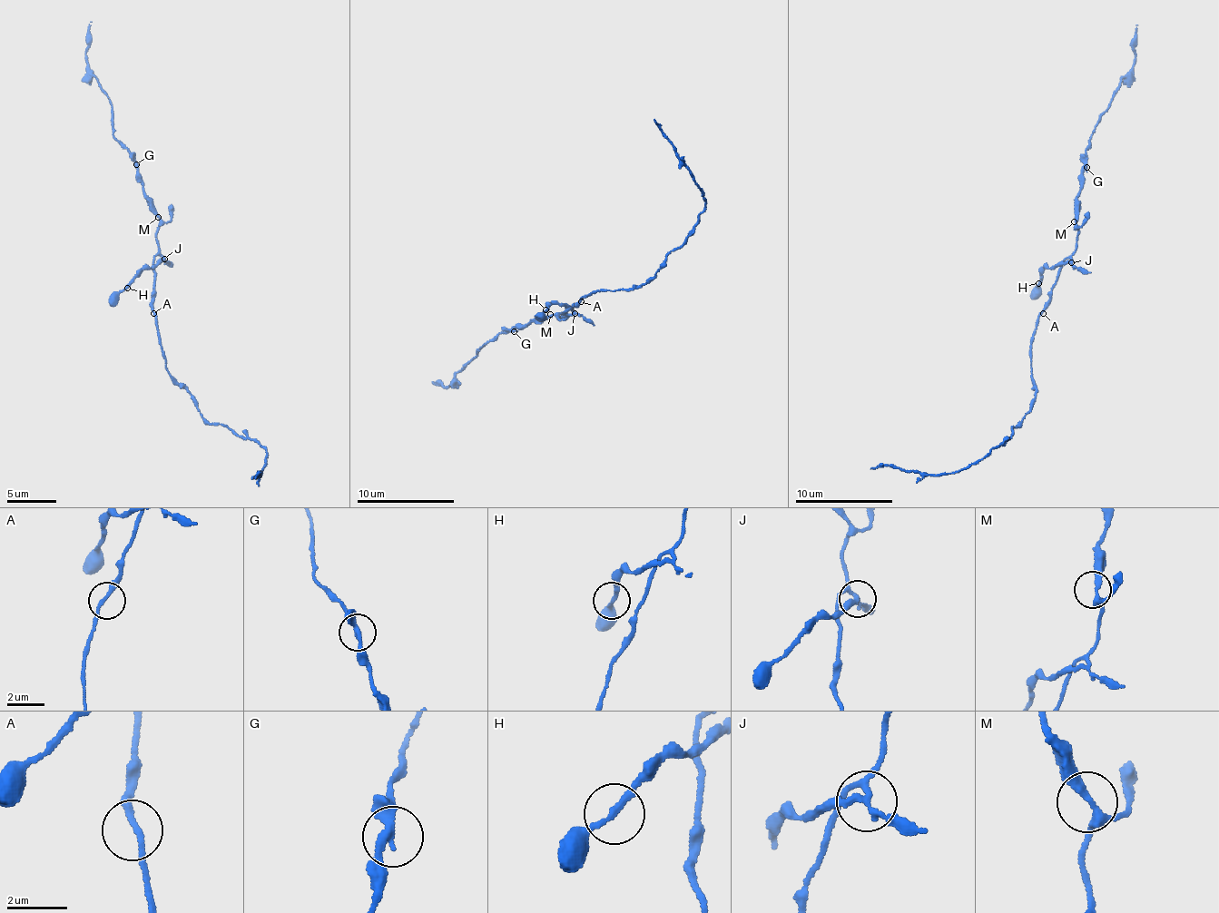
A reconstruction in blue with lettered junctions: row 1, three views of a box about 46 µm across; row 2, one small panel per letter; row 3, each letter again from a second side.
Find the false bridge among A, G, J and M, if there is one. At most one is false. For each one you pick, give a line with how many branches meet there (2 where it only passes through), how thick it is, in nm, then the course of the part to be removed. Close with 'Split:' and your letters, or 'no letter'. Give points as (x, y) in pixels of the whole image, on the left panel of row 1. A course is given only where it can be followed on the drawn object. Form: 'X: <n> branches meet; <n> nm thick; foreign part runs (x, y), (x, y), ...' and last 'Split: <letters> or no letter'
J: 4 branches meet; 200 nm thick; foreign part runs (164, 259), (156, 266), (141, 269), (109, 303)
Split: J

